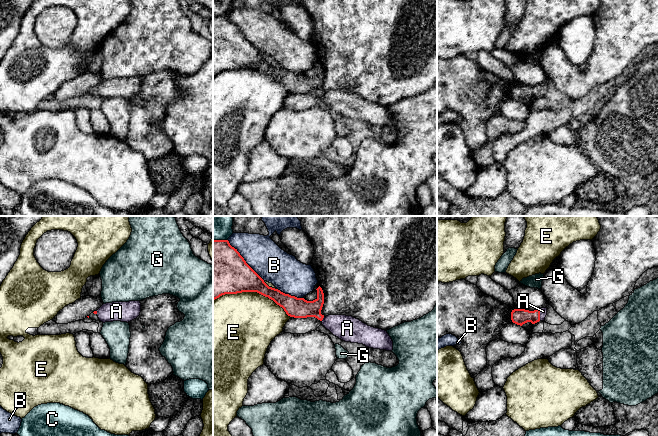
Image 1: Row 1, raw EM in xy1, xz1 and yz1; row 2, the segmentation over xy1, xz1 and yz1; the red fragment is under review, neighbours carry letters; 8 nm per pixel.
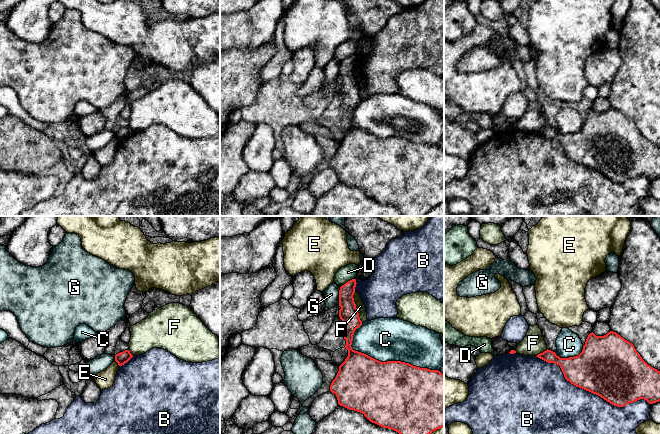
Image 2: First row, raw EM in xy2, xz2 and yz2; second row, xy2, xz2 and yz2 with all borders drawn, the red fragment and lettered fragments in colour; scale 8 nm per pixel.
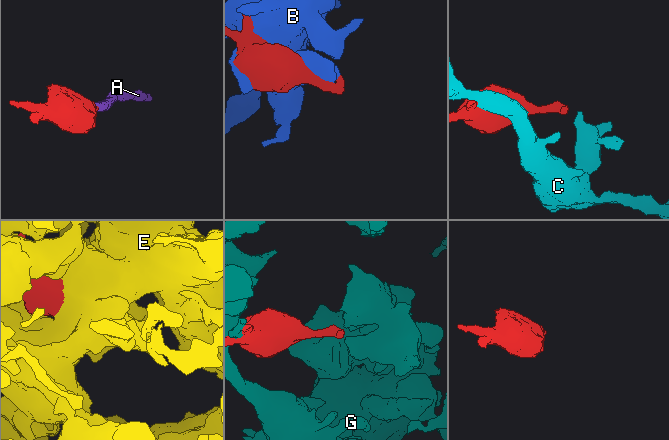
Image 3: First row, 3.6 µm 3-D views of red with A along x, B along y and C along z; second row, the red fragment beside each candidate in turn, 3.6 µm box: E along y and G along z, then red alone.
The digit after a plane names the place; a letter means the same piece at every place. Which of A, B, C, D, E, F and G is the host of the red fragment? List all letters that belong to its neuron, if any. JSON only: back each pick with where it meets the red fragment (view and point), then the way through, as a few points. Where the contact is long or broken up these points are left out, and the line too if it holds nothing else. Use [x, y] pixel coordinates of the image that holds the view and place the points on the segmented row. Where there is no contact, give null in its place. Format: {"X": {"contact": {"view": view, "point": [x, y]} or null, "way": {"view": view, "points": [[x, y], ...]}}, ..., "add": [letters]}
{"A": {"contact": {"view": "yz1", "point": [539, 315]}, "way": {"view": "yz1", "points": [[518, 316], [539, 315], [543, 311]]}}, "add": ["A"]}

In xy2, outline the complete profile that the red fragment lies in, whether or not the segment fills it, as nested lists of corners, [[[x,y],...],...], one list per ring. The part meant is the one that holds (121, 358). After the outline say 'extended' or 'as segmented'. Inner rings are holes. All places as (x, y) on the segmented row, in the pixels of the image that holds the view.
[[[125,350],[115,355],[115,361],[118,363],[119,366],[124,365],[127,363],[133,355],[130,353],[129,350]]]; as segmented

